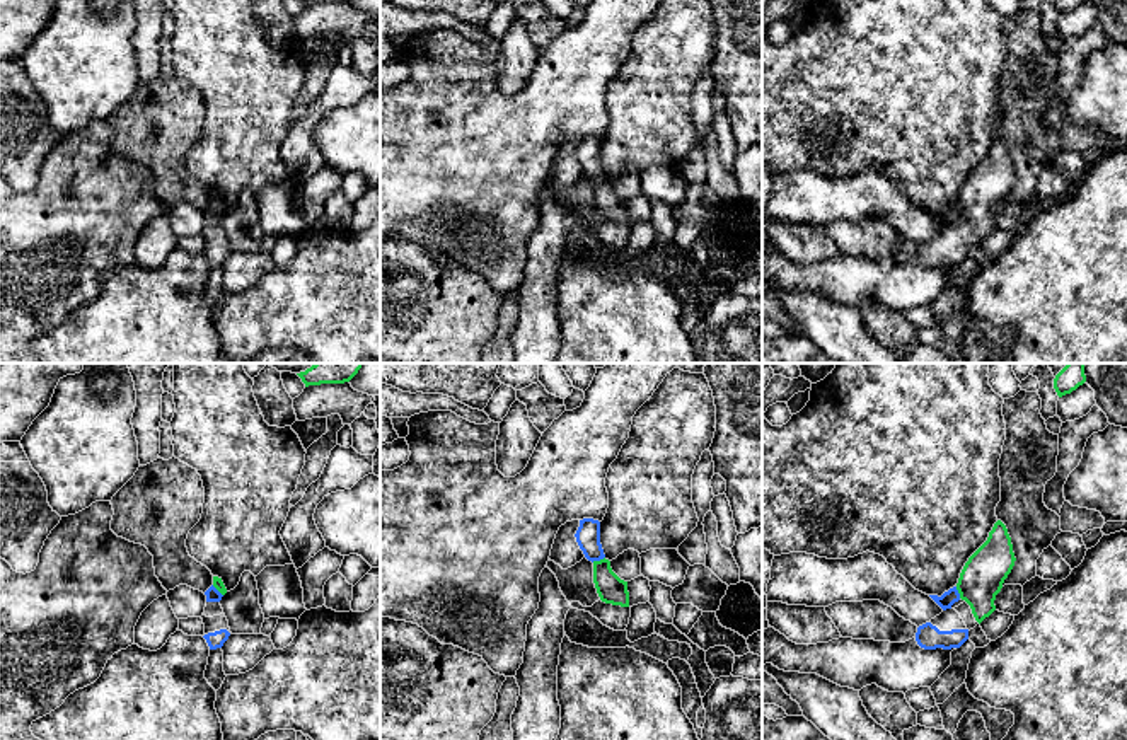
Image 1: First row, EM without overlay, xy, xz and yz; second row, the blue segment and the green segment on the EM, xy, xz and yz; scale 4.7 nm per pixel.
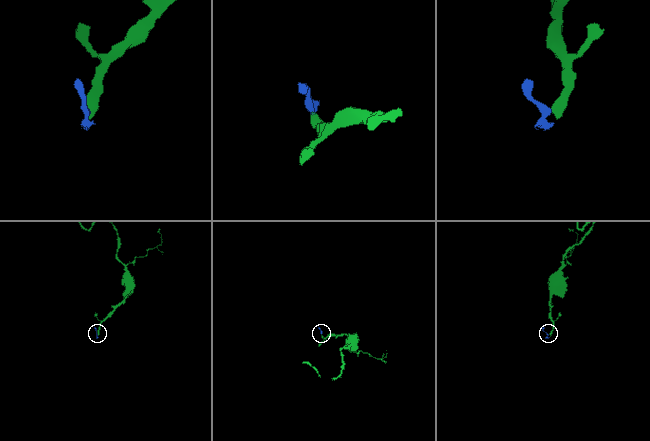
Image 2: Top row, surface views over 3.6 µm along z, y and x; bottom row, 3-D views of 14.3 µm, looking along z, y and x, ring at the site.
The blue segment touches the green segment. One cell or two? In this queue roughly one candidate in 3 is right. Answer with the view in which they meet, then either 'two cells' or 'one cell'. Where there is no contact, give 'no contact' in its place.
contact in xz; one cell

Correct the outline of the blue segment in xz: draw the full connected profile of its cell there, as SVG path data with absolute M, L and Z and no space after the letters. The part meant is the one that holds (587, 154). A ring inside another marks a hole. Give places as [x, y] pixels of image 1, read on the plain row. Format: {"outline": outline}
{"outline": "M593 136L580 138L575 152L585 176L593 181L593 201L602 220L629 225L627 199L621 198L610 186L600 162L600 140Z"}

